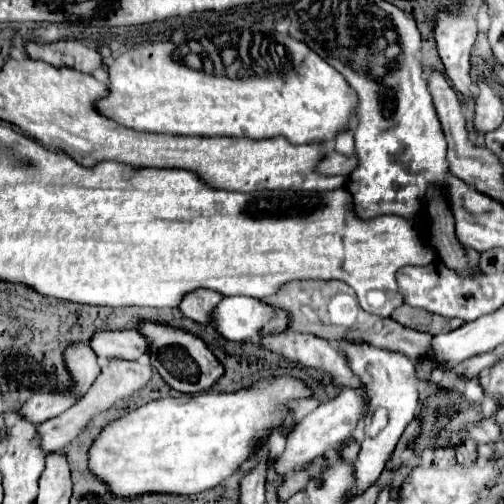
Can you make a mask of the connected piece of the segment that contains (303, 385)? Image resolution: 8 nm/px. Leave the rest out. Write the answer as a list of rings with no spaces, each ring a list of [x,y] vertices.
[[[282,375],[258,379],[246,389],[232,393],[214,393],[211,389],[204,393],[183,394],[180,397],[158,399],[146,403],[126,417],[112,421],[104,427],[100,437],[90,449],[92,473],[108,483],[112,493],[118,497],[138,497],[142,493],[184,493],[194,495],[212,489],[232,477],[250,457],[256,455],[260,445],[264,445],[272,433],[280,431],[288,419],[288,403],[310,399],[312,389],[306,381]]]

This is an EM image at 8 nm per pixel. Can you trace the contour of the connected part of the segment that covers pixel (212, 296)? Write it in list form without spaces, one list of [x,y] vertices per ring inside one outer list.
[[[196,289],[196,293],[188,293],[188,297],[184,297],[180,309],[186,317],[194,319],[196,323],[210,325],[212,313],[220,301],[220,293],[212,293],[212,289]]]

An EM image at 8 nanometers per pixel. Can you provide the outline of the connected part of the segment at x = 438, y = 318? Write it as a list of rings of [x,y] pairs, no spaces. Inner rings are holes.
[[[402,305],[400,309],[396,309],[396,313],[392,313],[392,319],[402,323],[404,327],[424,331],[424,333],[430,333],[430,335],[442,335],[442,333],[448,333],[448,331],[454,331],[464,323],[460,319],[448,319],[448,317],[442,317],[442,315],[428,313],[424,309],[414,309],[410,305]]]

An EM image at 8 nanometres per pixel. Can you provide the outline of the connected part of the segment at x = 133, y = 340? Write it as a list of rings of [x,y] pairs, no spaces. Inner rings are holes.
[[[98,331],[90,339],[90,347],[98,357],[136,361],[148,353],[148,339],[138,331]]]

